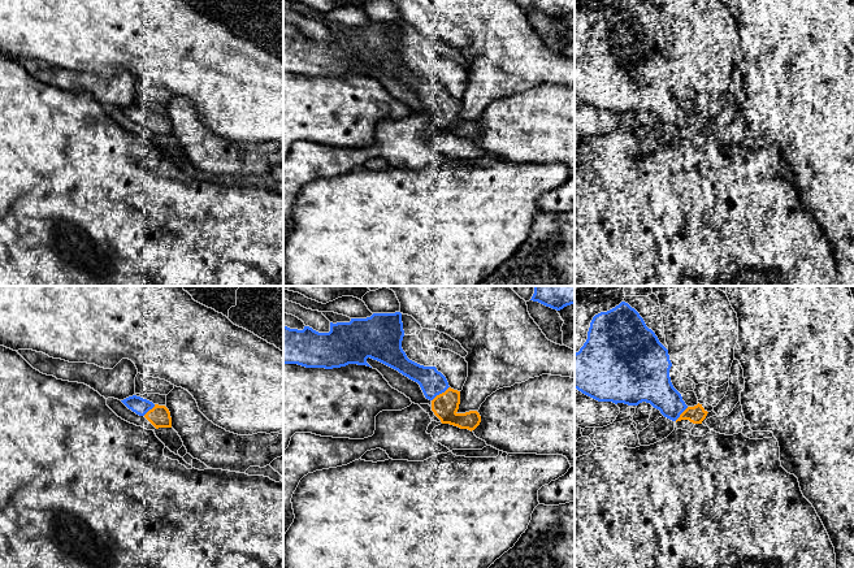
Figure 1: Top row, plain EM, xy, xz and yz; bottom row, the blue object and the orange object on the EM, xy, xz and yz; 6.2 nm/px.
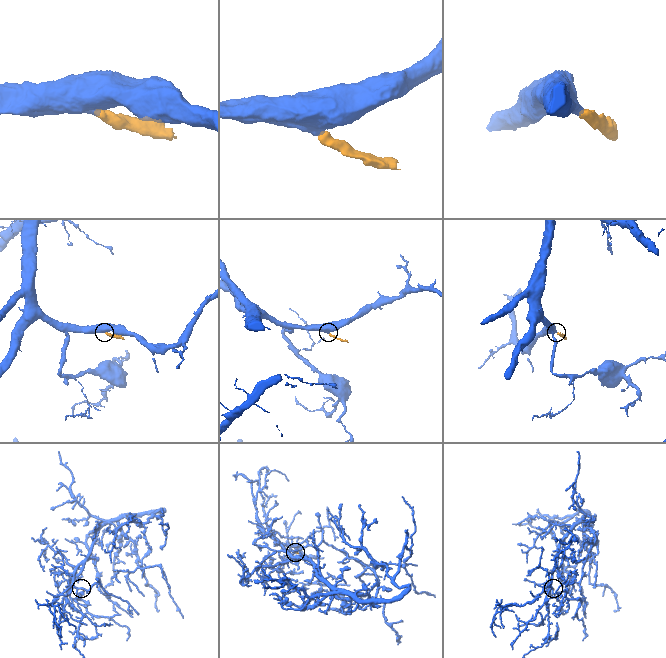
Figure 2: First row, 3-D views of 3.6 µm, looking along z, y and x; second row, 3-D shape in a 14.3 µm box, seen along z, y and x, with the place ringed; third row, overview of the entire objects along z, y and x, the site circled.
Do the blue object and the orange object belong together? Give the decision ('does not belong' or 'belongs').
belongs

